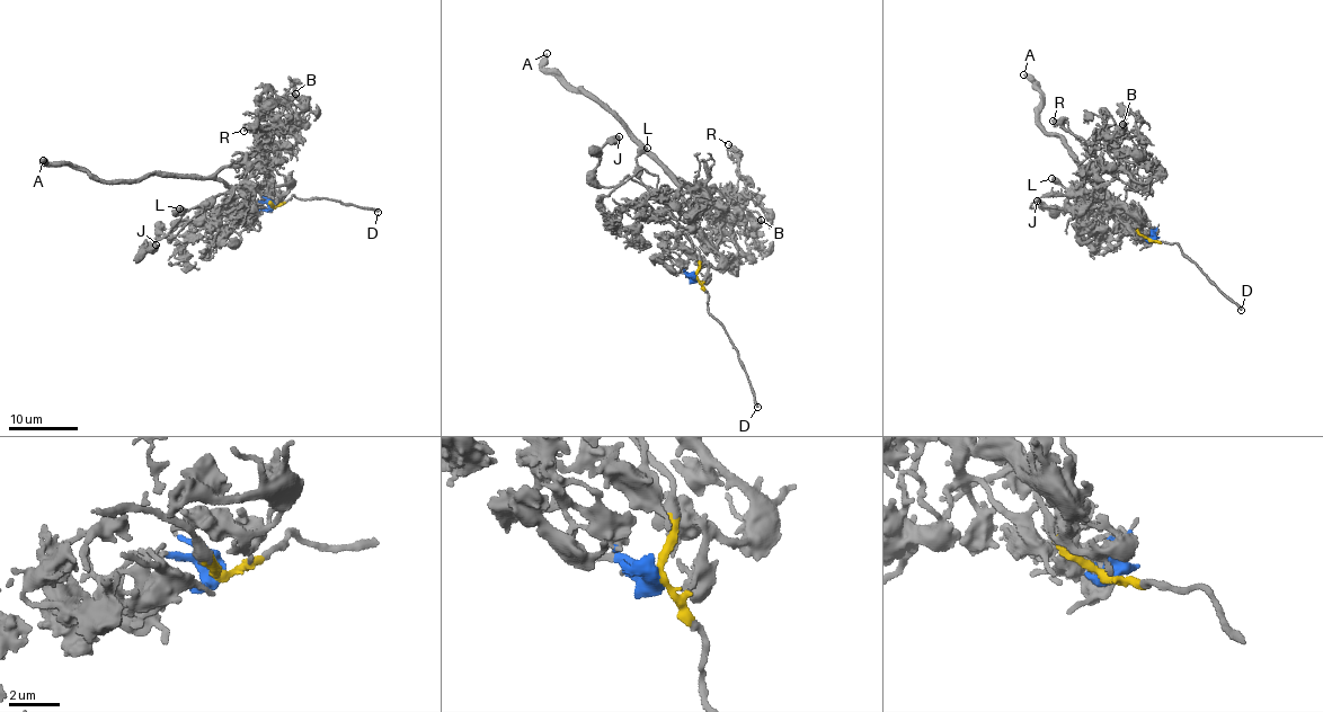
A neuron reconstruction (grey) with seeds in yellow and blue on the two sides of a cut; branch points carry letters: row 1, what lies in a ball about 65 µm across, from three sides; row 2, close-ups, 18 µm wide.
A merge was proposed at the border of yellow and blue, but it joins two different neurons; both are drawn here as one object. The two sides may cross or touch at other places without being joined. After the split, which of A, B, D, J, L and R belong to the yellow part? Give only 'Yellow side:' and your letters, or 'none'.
Yellow side: D, J, L

